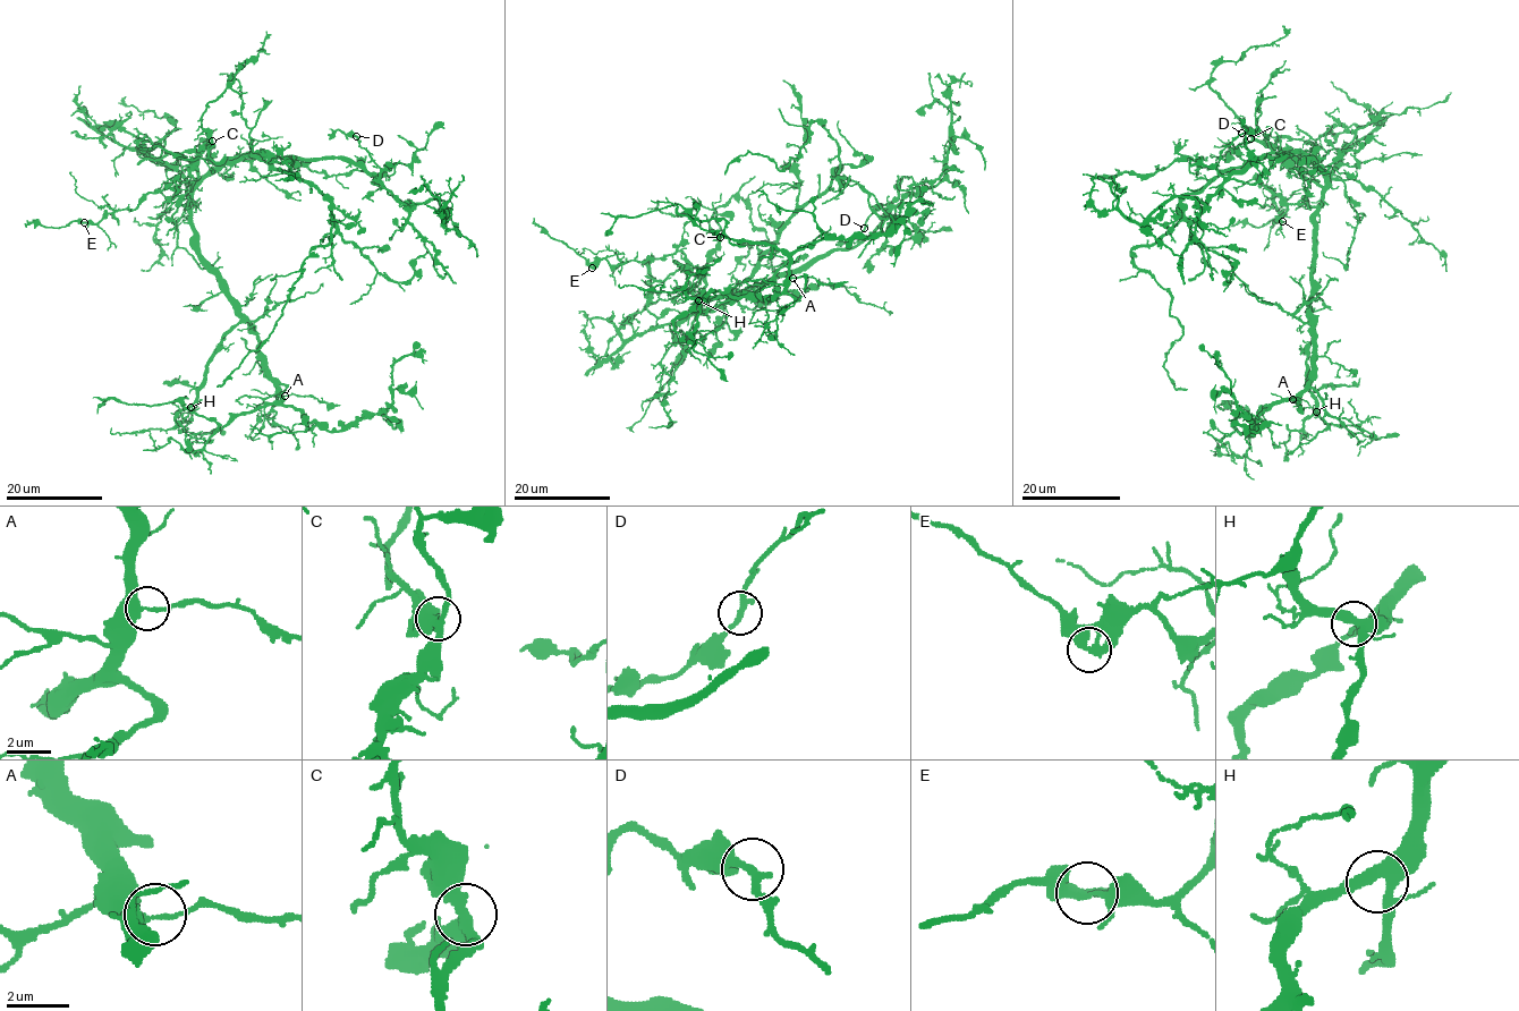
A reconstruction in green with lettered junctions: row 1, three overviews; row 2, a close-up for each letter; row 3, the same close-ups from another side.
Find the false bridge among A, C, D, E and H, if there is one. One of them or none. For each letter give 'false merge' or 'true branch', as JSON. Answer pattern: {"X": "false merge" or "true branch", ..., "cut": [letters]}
{"A": "true branch", "C": "true branch", "D": "true branch", "E": "true branch", "H": "true branch", "cut": []}

